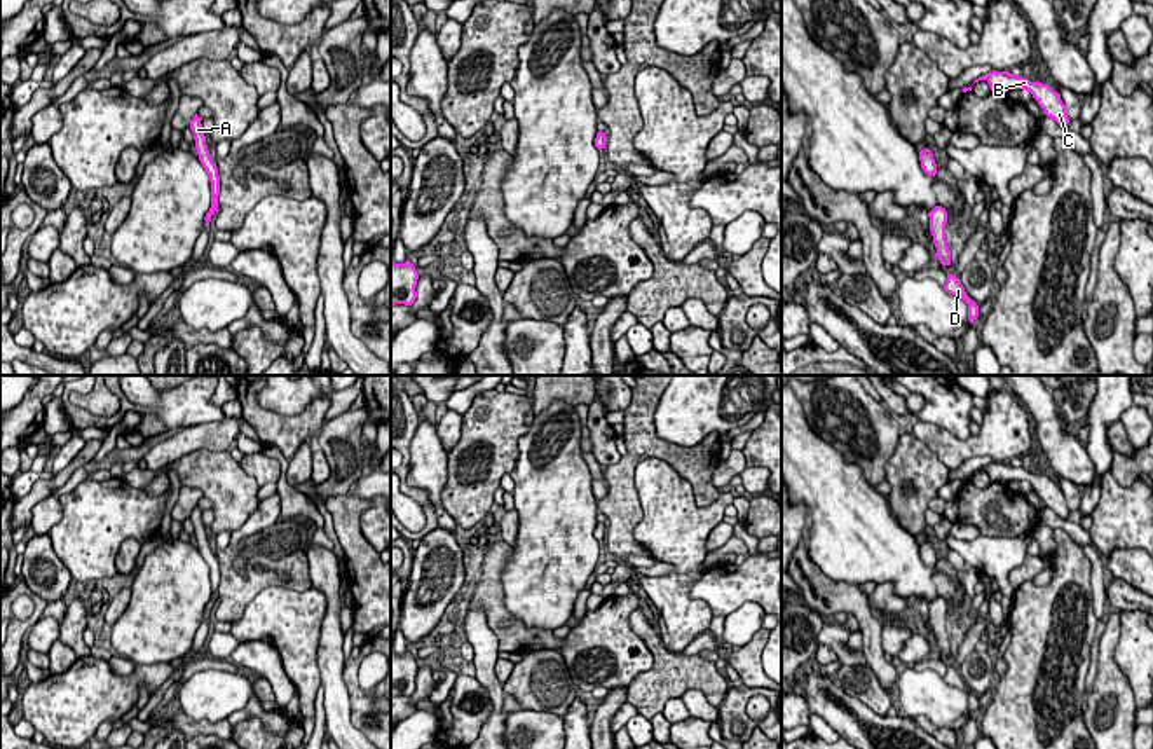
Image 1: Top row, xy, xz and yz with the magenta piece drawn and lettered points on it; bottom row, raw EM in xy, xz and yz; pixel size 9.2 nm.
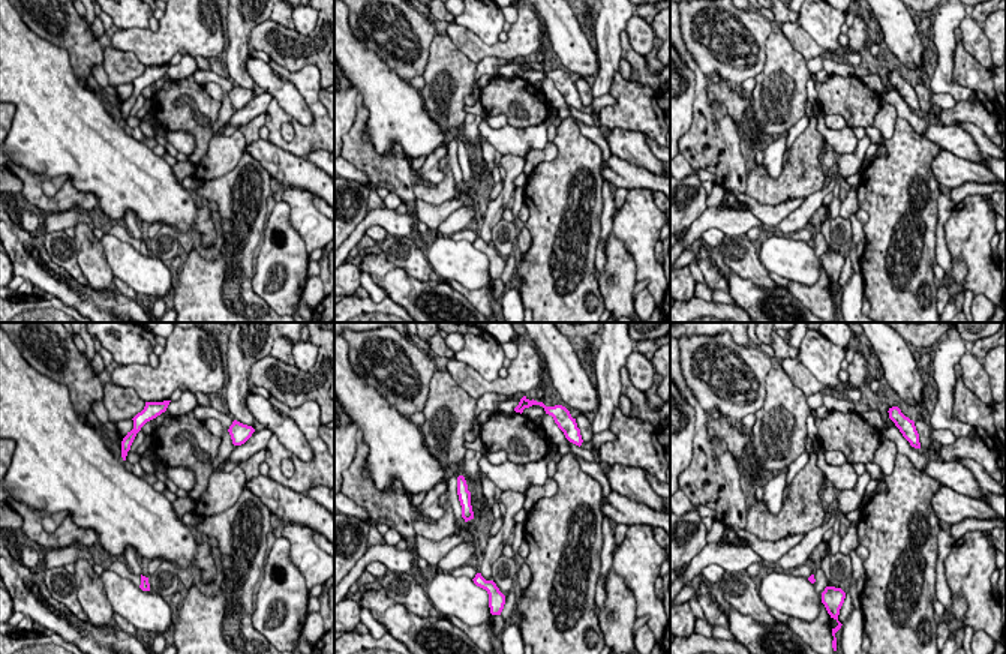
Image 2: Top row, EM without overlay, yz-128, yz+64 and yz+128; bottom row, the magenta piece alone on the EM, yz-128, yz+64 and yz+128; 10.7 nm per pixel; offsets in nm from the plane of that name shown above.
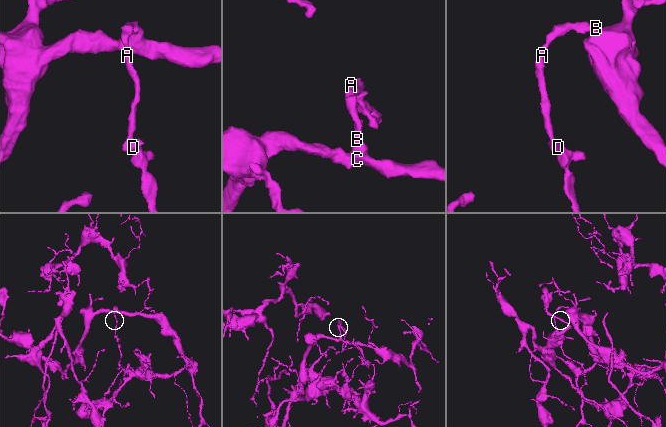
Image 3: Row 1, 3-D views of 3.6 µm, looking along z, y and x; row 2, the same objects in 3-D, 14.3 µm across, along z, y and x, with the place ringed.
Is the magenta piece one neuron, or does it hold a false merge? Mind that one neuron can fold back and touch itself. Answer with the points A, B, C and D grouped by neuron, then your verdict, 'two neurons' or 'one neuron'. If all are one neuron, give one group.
A B C / D | two neurons

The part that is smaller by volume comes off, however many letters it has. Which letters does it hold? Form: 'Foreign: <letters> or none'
Foreign: D

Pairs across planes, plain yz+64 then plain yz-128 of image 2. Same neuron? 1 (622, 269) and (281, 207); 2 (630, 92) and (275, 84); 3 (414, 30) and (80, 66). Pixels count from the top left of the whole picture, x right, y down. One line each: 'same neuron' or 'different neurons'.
1: same neuron
2: different neurons
3: same neuron

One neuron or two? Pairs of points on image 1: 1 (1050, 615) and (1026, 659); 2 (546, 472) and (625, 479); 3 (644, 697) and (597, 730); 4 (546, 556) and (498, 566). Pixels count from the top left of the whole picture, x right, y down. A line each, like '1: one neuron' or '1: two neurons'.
1: one neuron
2: two neurons
3: two neurons
4: two neurons

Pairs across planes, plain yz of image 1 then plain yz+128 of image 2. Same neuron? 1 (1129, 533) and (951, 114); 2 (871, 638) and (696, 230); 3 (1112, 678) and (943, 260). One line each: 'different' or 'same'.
1: same
2: different
3: different

